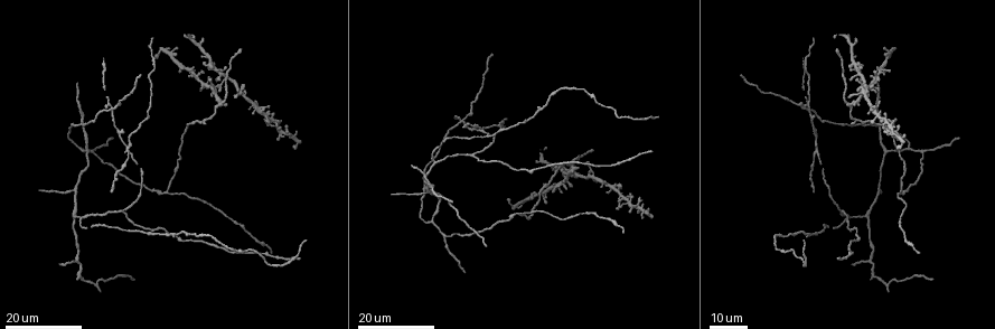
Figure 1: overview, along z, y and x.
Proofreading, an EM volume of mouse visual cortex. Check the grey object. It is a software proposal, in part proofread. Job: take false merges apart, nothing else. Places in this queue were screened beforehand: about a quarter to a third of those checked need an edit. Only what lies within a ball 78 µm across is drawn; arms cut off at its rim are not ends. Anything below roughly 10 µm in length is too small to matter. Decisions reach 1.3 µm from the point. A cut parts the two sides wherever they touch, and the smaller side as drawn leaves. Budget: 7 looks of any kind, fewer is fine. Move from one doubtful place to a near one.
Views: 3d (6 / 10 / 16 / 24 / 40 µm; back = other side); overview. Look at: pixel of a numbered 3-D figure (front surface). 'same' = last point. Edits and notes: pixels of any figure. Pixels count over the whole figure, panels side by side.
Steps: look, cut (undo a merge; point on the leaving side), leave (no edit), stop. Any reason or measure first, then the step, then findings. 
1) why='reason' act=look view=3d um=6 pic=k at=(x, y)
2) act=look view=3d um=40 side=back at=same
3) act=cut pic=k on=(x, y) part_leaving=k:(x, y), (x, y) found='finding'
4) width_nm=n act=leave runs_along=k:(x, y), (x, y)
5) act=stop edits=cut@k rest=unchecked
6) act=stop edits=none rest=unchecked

act=look view=3d um=16 pic=1 at=(165, 194)

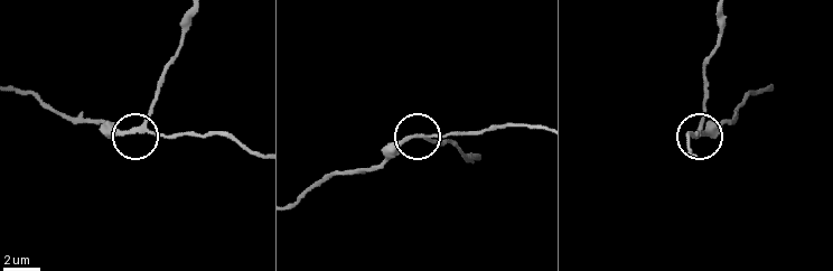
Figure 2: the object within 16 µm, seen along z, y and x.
act=look view=3d um=10 pic=2 at=(424, 135)

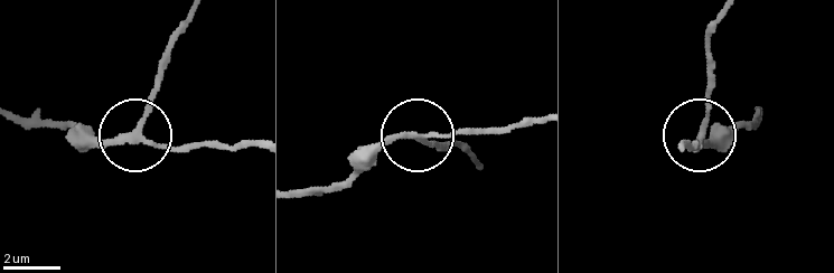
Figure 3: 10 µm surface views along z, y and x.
act=look view=3d um=10 side=back pic=3 at=(421, 137)

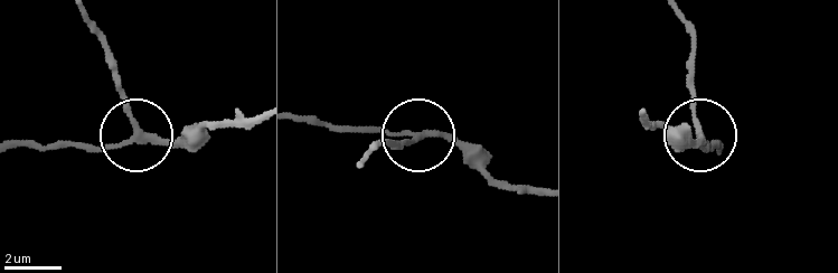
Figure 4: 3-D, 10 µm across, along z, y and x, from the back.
act=leave runs_along=4:(537, 191), (493, 184), (436, 135), (330, 129) found='all the same neuron'

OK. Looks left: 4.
why='arms part here' act=look view=3d um=24 pic=1 at=(815, 146)

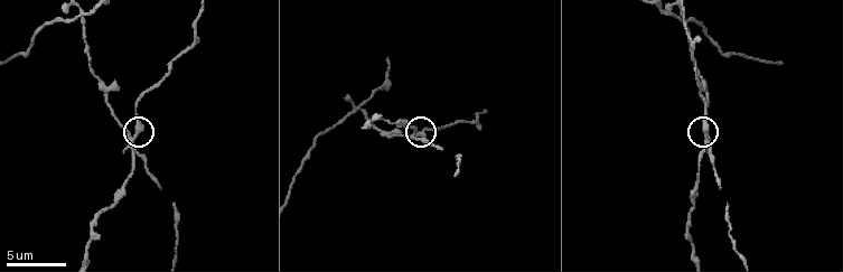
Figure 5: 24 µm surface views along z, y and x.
act=look view=3d um=10 pic=5 at=(136, 137)

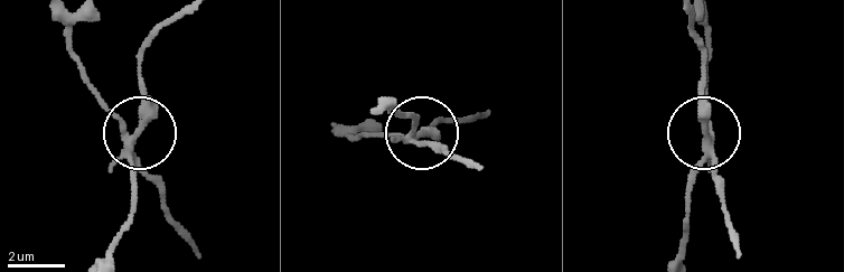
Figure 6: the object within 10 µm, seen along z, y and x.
side_arm_um=15 act=cut pic=6 on=(150, 111) part_leaving=6:(127, 142), (141, 115), (143, 50), (177, 15) found='two neurons meet here'

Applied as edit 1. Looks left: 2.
why='arms part here' act=look view=3d um=24 pic=1 at=(447, 237)

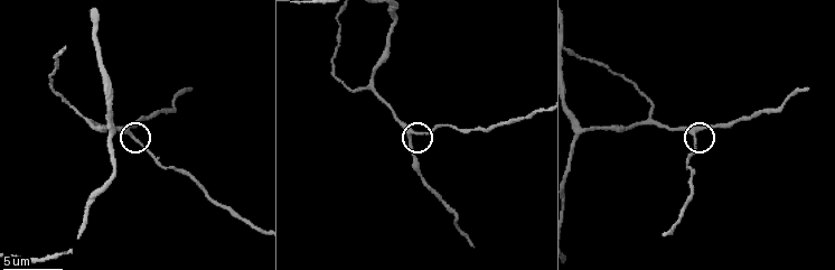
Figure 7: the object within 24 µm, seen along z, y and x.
act=look view=3d um=6 pic=7 at=(694, 132)

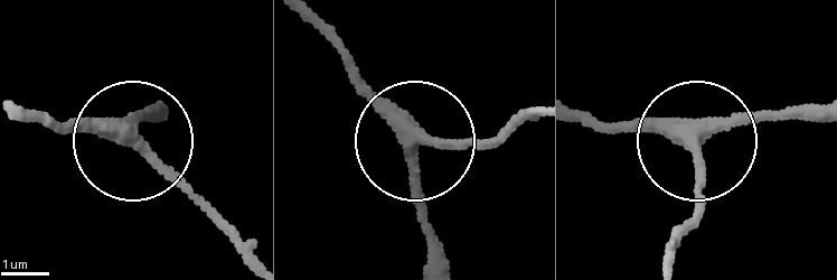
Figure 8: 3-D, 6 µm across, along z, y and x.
act=leave runs_along=8:(307, 18), (411, 138), (426, 259) found='all the same neuron'

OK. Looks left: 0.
act=stop edits=cut@6 rest=unchecked

